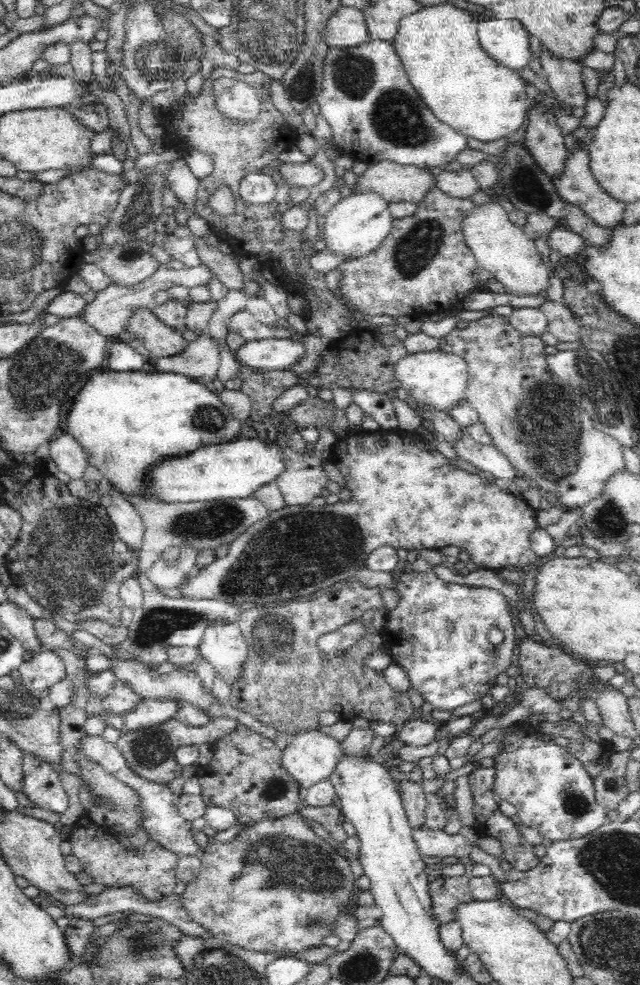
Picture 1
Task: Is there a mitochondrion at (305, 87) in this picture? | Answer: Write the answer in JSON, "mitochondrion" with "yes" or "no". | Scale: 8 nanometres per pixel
{"mitochondrion":"yes"}

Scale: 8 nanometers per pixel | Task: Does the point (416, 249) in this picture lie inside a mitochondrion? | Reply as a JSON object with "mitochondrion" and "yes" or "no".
{"mitochondrion":"yes"}

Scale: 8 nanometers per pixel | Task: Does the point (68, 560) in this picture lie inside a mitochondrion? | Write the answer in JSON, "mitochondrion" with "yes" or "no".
{"mitochondrion":"yes"}

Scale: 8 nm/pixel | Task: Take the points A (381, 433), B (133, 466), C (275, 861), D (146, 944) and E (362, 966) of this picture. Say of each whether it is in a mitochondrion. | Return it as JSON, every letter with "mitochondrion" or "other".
{"A":"other","B":"other","C":"mitochondrion","D":"mitochondrion","E":"mitochondrion"}

